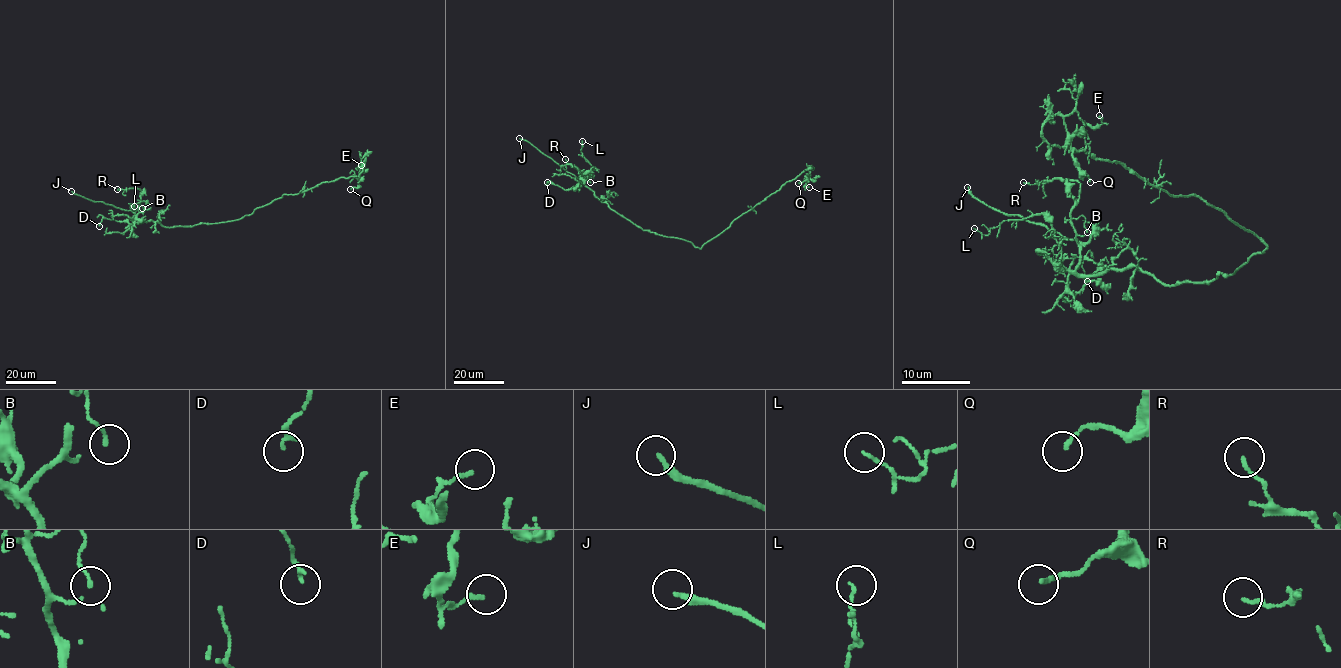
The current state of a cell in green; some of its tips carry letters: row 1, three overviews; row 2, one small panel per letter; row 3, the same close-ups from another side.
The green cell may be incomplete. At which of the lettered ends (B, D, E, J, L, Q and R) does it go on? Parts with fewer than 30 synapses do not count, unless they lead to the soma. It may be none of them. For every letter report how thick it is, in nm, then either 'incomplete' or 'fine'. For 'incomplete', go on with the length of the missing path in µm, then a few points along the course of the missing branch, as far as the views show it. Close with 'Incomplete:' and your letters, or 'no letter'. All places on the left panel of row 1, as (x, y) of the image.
B: calibre 140 nm; fine
D: calibre 170 nm; fine
E: calibre 150 nm; fine
J: calibre 200 nm; incomplete; missing 50 µm; course (71, 191), (65, 182), (71, 175), (64, 174), (34, 180)
L: calibre 120 nm; fine
Q: calibre 140 nm; fine
R: calibre 140 nm; fine
Incomplete: J

